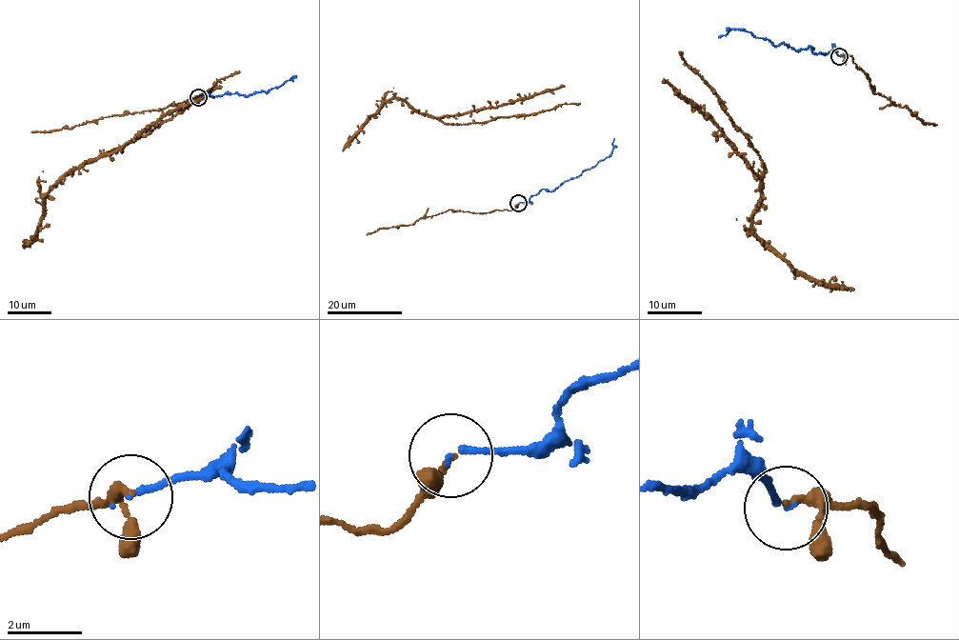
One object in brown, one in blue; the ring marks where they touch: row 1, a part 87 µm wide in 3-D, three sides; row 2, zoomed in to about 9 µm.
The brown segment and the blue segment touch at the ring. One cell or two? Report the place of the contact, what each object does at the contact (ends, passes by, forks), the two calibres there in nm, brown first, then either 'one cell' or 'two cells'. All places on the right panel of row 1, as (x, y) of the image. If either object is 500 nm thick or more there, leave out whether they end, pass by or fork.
at (839, 56); brown passes by; blue ends there; 160 nm thick on the brown side, 160 nm on the other; one cell

